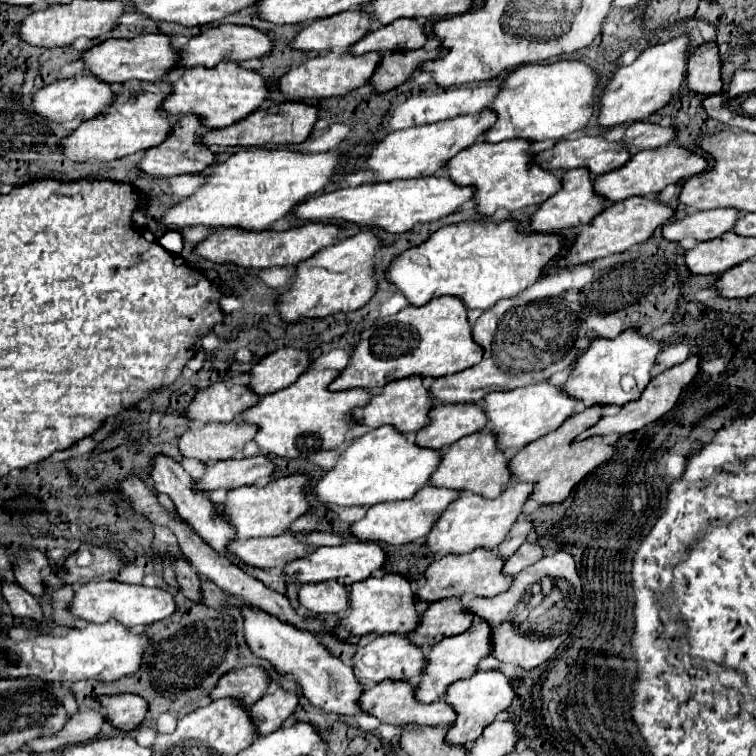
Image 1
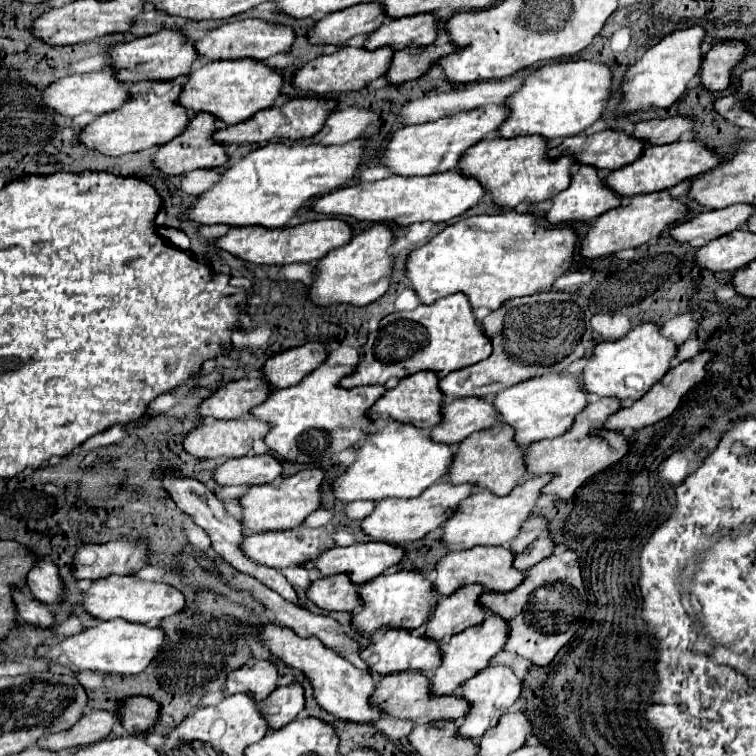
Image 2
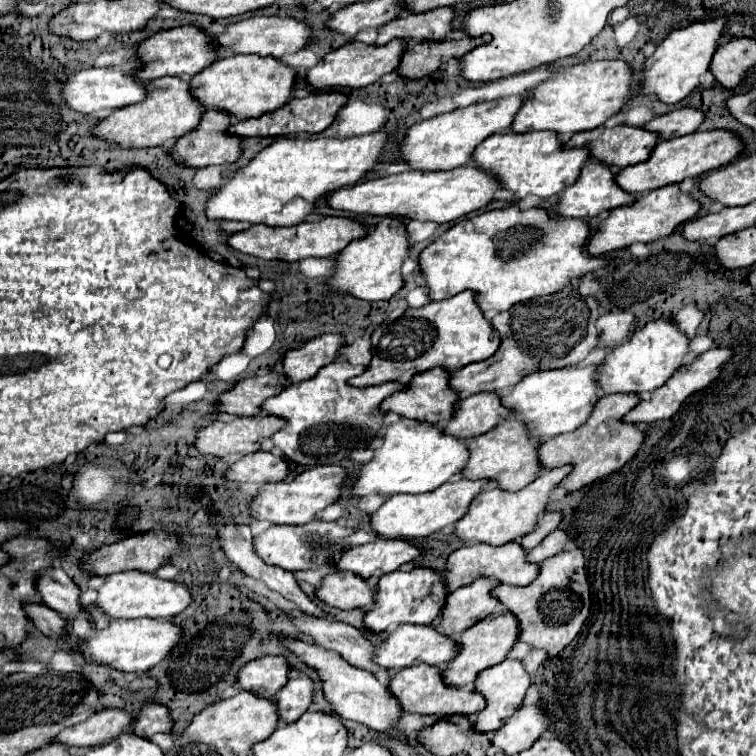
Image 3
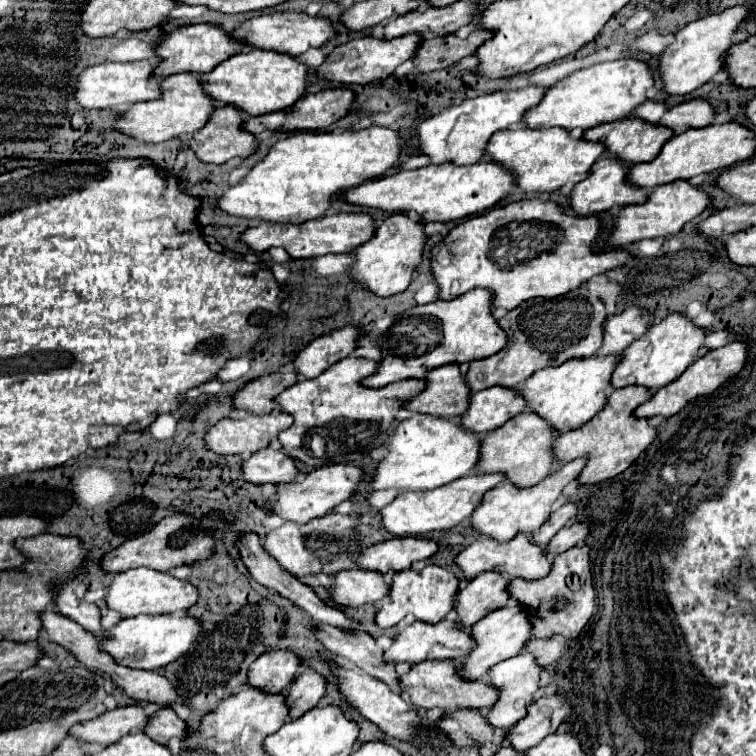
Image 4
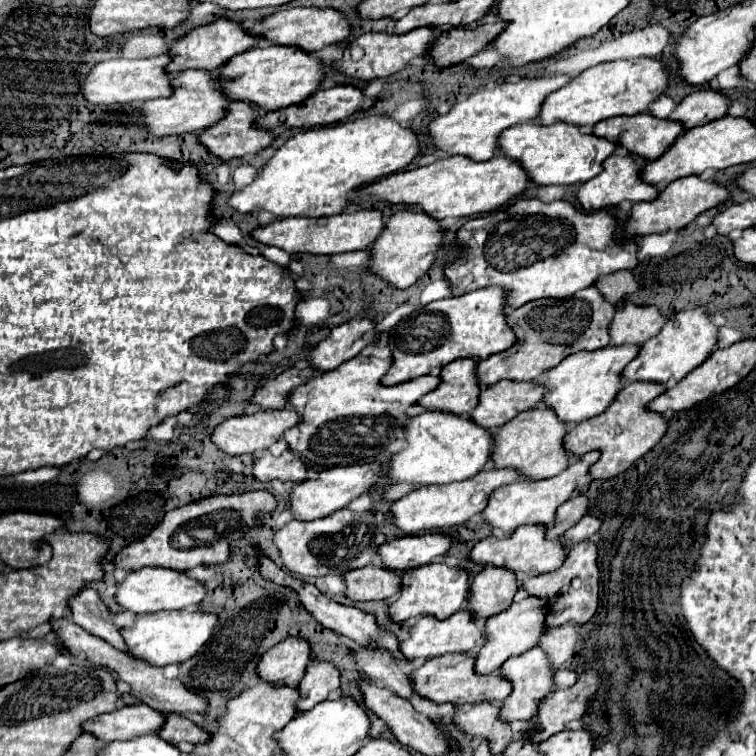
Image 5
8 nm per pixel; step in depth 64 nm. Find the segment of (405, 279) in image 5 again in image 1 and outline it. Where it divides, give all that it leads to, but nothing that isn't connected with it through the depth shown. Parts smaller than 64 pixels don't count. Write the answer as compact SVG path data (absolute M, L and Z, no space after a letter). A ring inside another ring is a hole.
M364 230L300 262L296 266L296 276L290 290L278 298L280 316L286 322L296 322L298 318L322 318L340 310L350 312L366 306L378 290L374 258L380 248L382 240L372 230Z

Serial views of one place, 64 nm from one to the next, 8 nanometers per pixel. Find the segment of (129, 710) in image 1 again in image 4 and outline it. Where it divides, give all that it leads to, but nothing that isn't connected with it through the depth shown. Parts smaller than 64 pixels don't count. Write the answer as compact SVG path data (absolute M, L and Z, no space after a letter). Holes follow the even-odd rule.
M160 708L150 716L150 722L144 730L152 740L168 744L172 738L188 738L190 728L188 724L176 716L176 712L172 708Z

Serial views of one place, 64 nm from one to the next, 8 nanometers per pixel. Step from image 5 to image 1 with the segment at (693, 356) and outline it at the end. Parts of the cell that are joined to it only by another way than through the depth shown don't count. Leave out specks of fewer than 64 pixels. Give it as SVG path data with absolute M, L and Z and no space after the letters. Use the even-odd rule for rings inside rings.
M636 328L624 330L618 338L606 340L598 338L590 344L590 348L578 358L574 372L564 384L564 390L582 400L586 406L592 404L618 404L624 406L626 402L638 400L640 392L652 380L652 370L658 364L656 358L664 350L664 344L640 334Z

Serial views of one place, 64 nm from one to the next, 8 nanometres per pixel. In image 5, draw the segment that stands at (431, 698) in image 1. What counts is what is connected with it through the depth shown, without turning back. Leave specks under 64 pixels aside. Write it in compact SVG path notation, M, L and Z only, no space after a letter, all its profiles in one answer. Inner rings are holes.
M530 596L520 602L514 602L508 610L496 616L490 616L486 622L486 644L480 648L476 658L476 672L492 674L500 668L500 664L504 664L504 660L512 656L520 656L526 650L538 646L540 638L548 632L548 626L546 626L548 612L552 612L552 600Z

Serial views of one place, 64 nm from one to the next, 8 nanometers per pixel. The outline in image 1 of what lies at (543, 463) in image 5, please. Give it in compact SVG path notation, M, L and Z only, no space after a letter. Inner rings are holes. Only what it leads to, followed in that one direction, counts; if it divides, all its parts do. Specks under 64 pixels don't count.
M484 428L482 432L474 432L470 436L464 436L462 440L448 446L446 452L442 454L440 468L432 474L430 482L434 486L470 490L470 492L482 494L486 498L496 498L512 482L512 470L506 468L508 458L510 456L506 452L500 452L500 448L496 448L496 436L492 436L492 432L488 432Z

